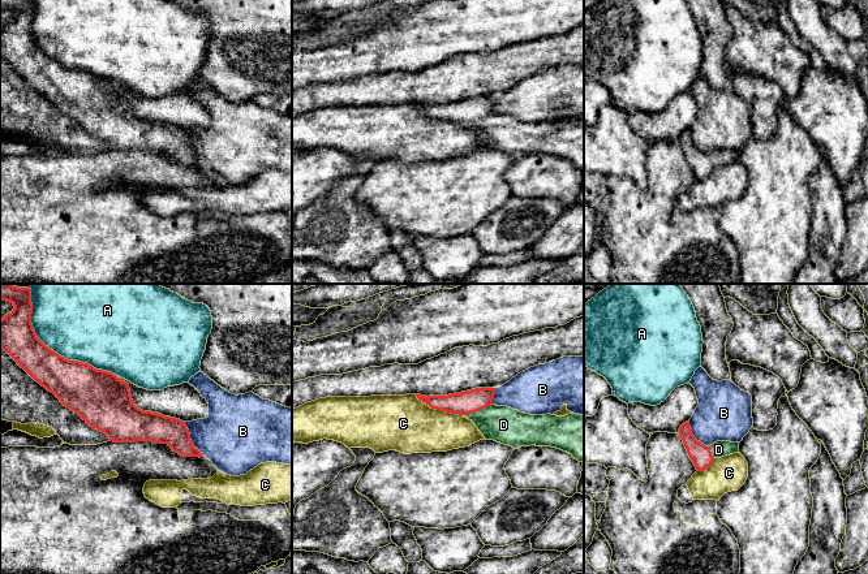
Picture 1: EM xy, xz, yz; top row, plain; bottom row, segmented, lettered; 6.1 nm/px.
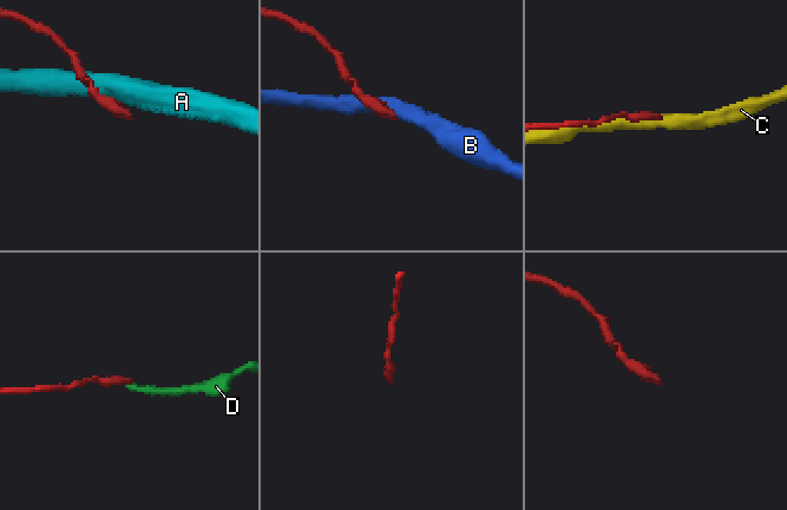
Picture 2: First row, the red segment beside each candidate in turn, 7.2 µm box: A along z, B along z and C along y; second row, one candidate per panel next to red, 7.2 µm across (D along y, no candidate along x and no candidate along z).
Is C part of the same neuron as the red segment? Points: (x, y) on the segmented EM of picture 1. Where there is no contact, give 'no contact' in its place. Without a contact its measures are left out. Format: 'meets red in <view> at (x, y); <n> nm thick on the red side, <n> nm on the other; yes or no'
meets red in xz at (439, 409); 140 nm thick on the red side, 340 nm on the other; no

